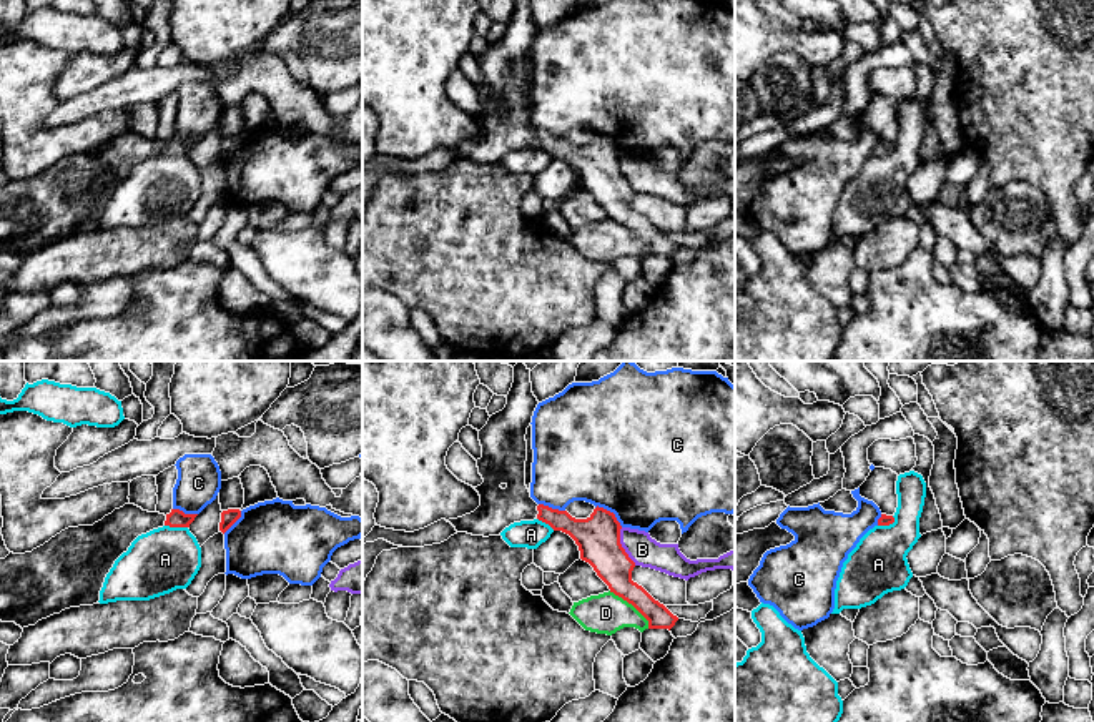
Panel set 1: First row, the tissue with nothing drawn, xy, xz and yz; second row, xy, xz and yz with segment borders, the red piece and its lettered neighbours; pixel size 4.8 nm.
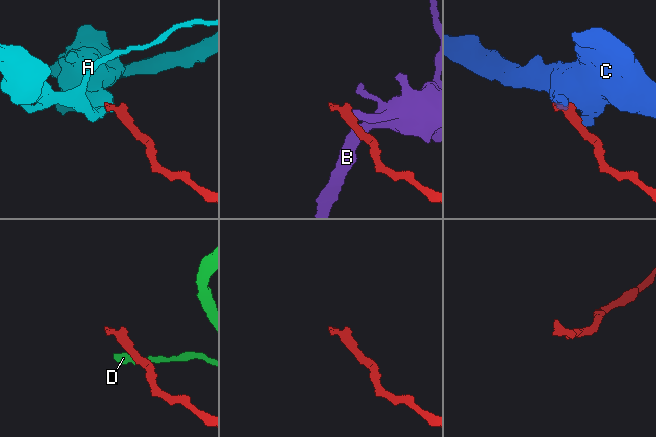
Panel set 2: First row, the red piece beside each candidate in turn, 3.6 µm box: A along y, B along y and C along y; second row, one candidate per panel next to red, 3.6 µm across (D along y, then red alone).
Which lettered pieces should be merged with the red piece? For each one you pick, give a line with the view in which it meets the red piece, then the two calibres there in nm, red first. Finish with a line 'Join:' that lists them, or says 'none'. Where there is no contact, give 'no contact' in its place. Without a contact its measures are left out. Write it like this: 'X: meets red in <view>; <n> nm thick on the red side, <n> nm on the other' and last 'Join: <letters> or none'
Join: none

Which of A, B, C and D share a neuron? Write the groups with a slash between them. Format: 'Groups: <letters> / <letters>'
Groups: A / B / C / D

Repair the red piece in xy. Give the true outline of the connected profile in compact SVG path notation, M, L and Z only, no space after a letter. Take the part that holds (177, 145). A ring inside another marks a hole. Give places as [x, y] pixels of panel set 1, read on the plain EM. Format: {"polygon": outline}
{"polygon": "M125 131L93 153L62 158L32 180L10 180L0 186L0 248L23 256L65 236L98 231L106 201L138 163L163 153L190 155L196 143L180 136L165 143Z"}

